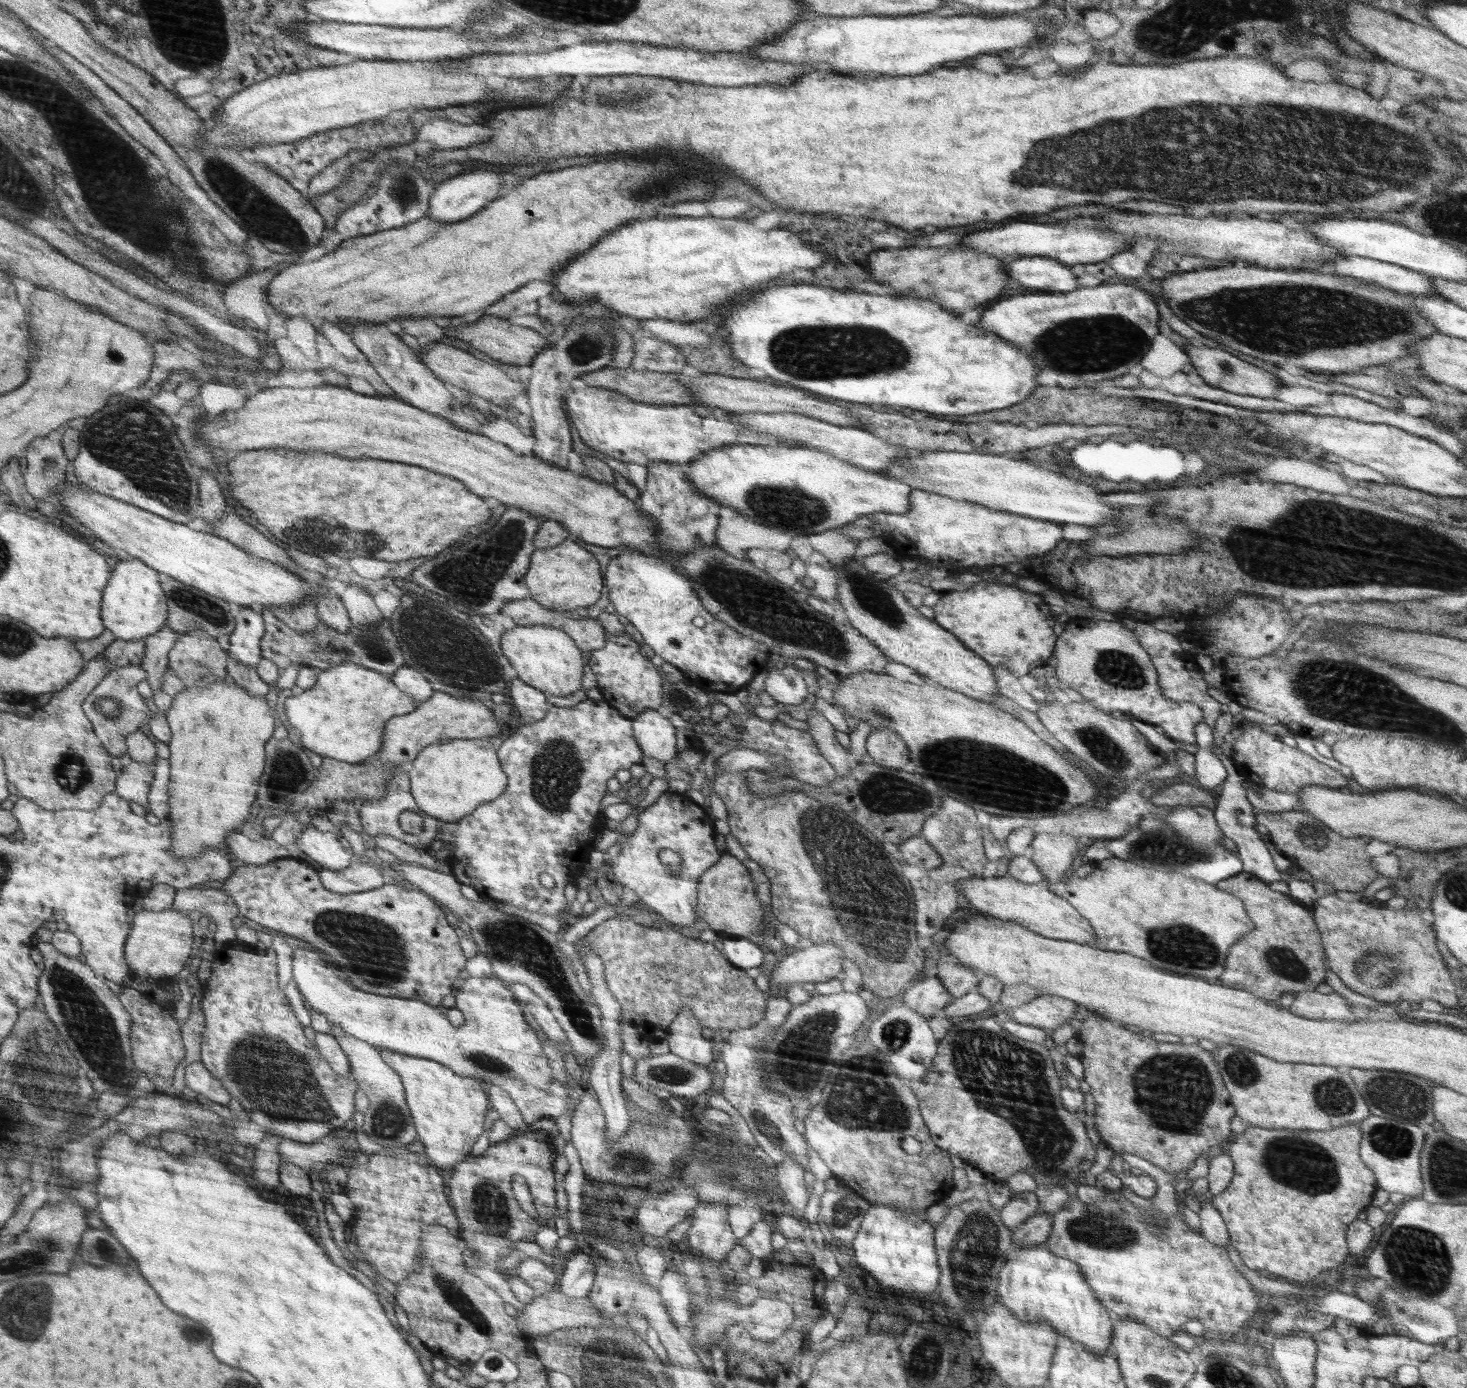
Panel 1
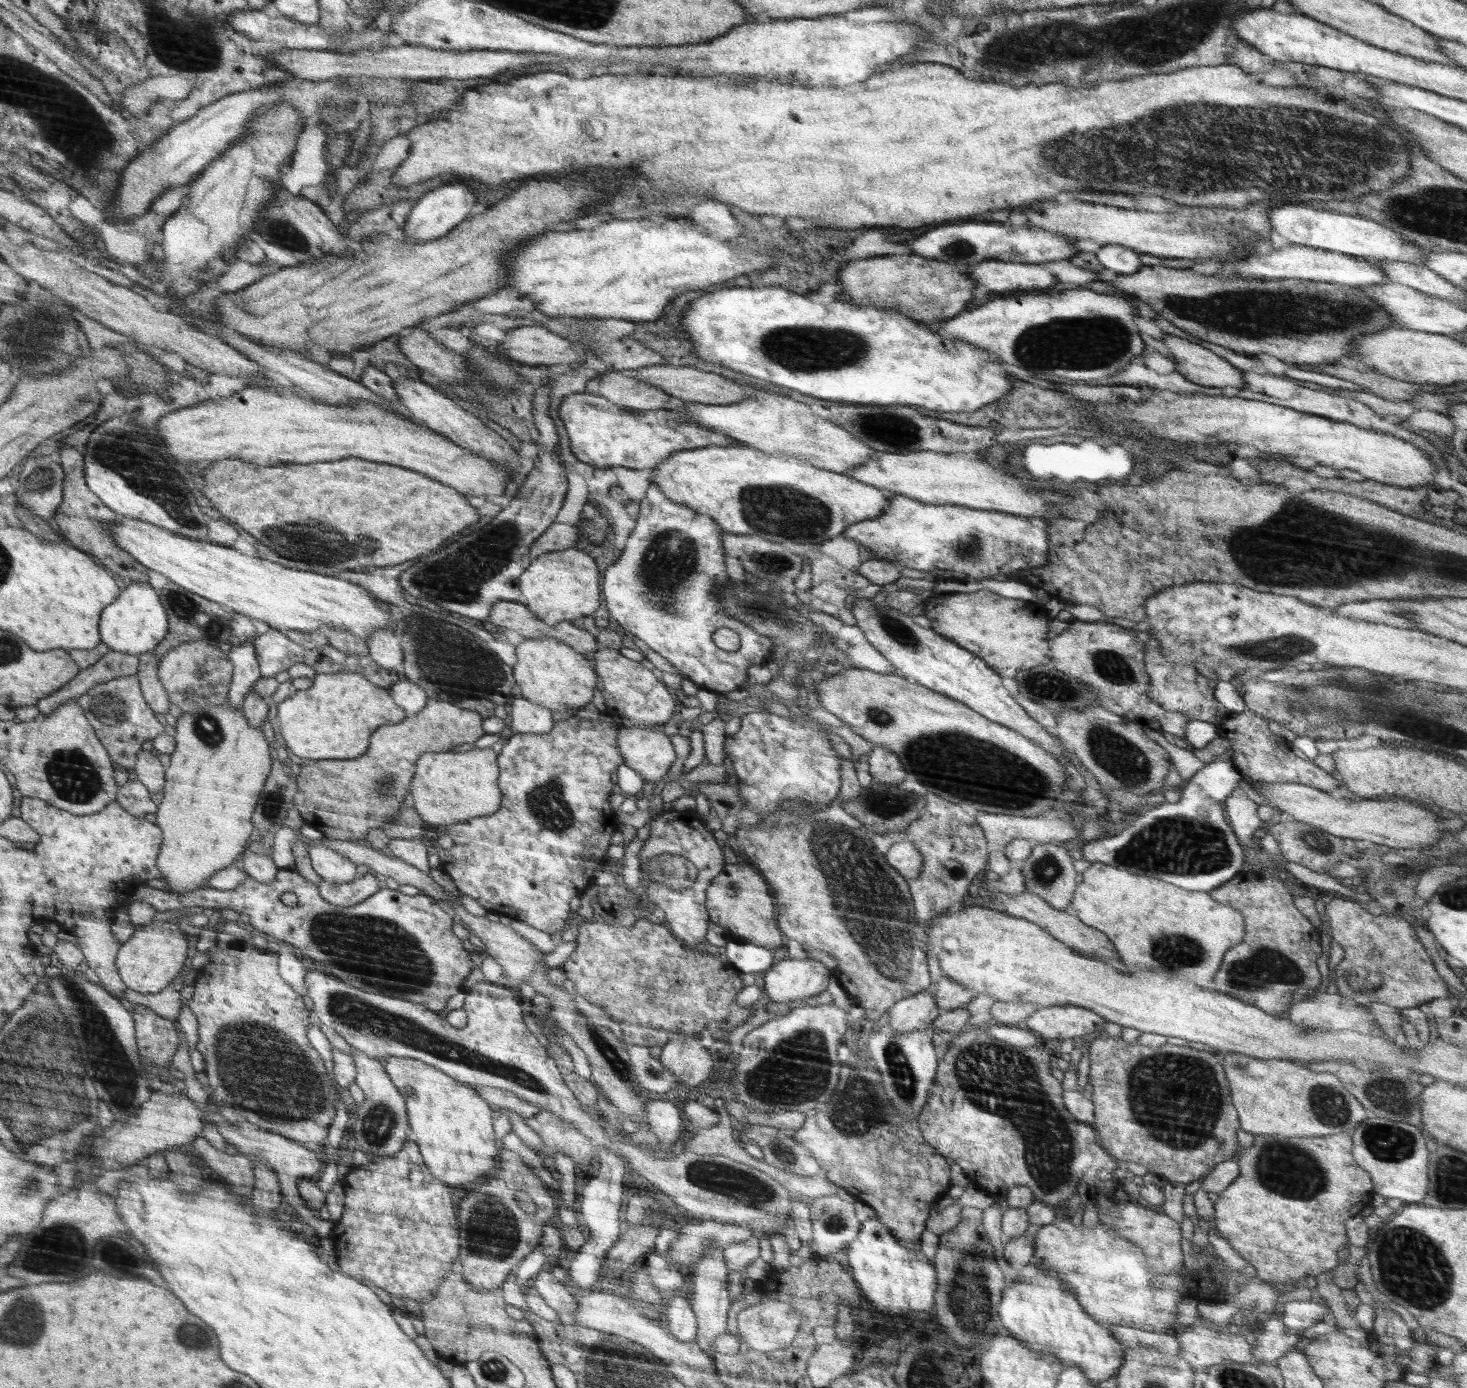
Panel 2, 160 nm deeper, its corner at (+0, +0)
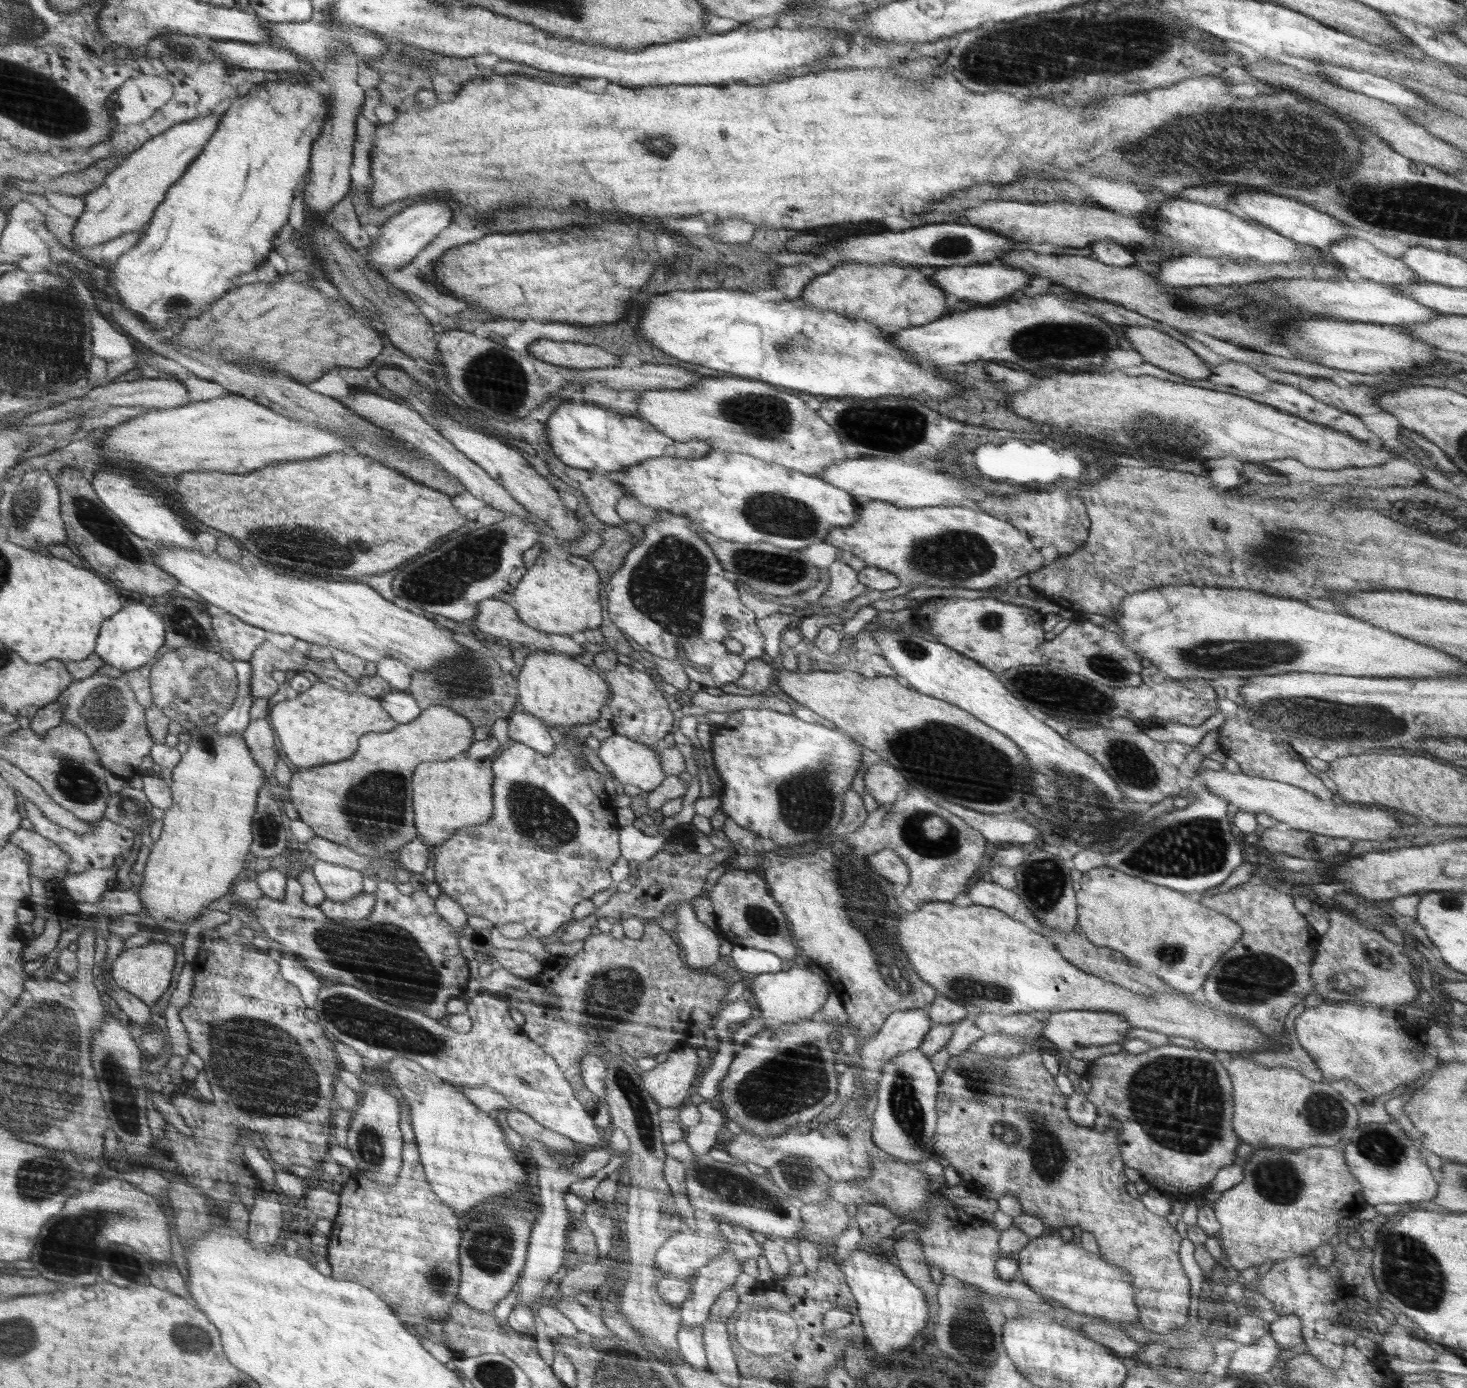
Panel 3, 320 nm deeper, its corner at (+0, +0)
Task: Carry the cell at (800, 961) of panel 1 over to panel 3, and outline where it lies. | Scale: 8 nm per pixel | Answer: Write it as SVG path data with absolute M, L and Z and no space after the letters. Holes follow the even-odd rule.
M795 966L787 972L762 973L756 975L753 980L747 980L747 983L767 1027L799 1024L799 1022L810 1020L816 1017L817 1012L827 1003L828 986L826 982L819 975L812 974L810 970L802 970L802 966Z

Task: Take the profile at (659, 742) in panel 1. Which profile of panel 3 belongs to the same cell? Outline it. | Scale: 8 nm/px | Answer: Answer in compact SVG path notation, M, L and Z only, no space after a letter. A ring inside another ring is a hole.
M613 735L603 740L597 749L597 756L602 764L612 773L613 778L618 780L628 796L638 796L654 790L666 778L659 761L659 748L632 741L629 737Z

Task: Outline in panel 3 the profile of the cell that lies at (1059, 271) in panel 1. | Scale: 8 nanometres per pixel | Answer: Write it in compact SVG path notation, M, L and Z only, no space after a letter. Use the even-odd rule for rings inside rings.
M994 262L968 266L939 267L932 279L936 280L937 284L945 289L946 293L950 293L950 296L956 296L958 300L986 304L986 302L992 302L992 300L1004 300L1004 296L1008 296L1016 290L1022 290L1033 278L1032 273L1026 272L1025 269Z

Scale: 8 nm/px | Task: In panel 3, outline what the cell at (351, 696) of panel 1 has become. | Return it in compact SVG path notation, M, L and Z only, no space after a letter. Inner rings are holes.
M322 681L312 684L292 700L286 699L270 707L268 722L288 760L300 769L349 759L357 752L363 735L386 733L399 725L374 697L338 689Z

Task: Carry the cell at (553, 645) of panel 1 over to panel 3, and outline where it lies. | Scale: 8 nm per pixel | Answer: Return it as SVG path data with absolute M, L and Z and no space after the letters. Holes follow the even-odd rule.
M537 650L528 655L518 675L521 710L533 714L551 727L567 730L576 724L598 722L600 708L608 700L608 685L594 670L574 662L568 653Z

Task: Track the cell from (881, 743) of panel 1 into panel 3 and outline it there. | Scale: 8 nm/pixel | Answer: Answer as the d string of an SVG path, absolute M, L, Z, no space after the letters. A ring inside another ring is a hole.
M880 759L876 761L865 778L865 790L879 803L879 806L889 806L896 801L896 796L905 790L909 784L889 762Z

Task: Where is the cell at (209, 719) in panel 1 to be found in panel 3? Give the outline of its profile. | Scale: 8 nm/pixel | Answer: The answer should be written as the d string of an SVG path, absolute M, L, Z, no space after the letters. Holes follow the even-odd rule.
M204 724L188 733L190 742L186 753L181 755L180 762L173 768L171 788L172 806L165 811L163 829L158 840L153 843L146 865L141 876L143 883L139 888L139 900L148 916L158 925L185 929L187 920L195 918L200 910L210 906L214 900L230 893L232 880L242 872L248 848L253 844L252 836L254 812L257 812L256 796L261 792L265 769L257 764L252 756L243 734L216 733L215 724Z

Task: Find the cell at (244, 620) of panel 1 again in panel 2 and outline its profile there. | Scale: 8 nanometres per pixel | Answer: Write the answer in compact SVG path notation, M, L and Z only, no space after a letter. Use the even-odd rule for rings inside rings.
M245 640L240 646L234 646L228 654L233 663L232 686L229 687L228 703L233 708L243 708L244 697L261 677L253 650L252 640Z

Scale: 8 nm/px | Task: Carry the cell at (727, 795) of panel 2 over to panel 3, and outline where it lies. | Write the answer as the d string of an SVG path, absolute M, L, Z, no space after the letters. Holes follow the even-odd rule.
M660 850L652 858L642 861L639 865L638 879L636 885L628 892L612 890L612 897L608 898L608 902L593 912L592 915L582 920L572 920L558 934L558 941L562 943L571 943L575 940L586 939L590 934L596 932L596 926L599 918L616 918L616 920L624 921L630 917L649 918L654 920L662 915L662 912L668 907L673 906L679 900L690 900L699 896L703 892L703 886L706 876L710 871L718 866L721 862L726 862L729 850L715 852L710 855L701 855L696 851L691 853L671 853L670 851Z

